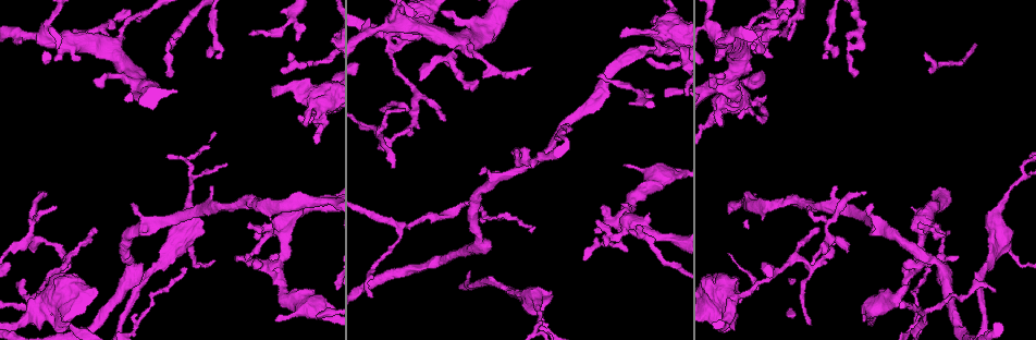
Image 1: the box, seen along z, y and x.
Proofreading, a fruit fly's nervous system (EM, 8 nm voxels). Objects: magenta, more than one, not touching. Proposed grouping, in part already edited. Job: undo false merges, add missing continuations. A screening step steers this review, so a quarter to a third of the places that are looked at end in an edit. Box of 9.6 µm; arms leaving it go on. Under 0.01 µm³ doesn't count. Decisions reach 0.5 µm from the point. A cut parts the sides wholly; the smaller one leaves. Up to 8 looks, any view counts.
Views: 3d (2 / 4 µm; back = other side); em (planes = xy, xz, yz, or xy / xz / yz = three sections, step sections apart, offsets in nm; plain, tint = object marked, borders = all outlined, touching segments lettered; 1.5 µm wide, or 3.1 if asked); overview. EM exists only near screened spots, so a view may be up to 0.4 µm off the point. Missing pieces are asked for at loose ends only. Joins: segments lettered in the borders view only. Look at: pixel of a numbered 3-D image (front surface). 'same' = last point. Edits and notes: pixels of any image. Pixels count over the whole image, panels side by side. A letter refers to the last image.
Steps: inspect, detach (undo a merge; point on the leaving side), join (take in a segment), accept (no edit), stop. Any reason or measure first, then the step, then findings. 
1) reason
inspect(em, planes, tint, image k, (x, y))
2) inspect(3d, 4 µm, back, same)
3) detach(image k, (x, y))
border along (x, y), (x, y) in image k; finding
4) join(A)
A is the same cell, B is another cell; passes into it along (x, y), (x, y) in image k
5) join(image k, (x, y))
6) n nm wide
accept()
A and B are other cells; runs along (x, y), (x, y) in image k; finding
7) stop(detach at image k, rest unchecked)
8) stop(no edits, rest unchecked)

side arm on a straight run
inspect(3d, 4 µm, image 1, (1019, 179))

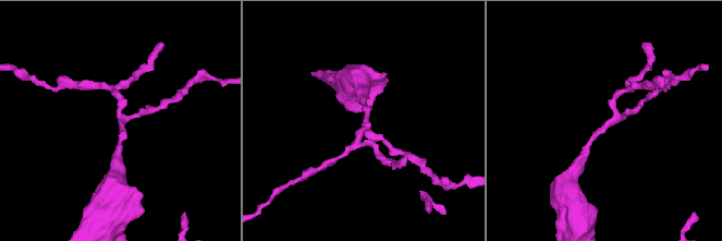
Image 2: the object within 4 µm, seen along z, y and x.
3 arms; need the tissue
inspect(em, yz, step 4, tint, image 2, (123, 124))

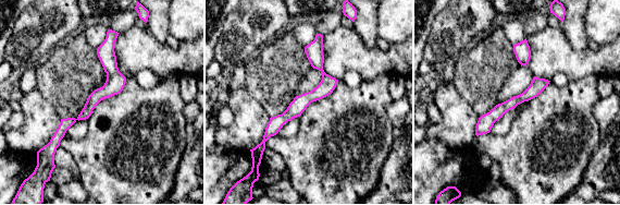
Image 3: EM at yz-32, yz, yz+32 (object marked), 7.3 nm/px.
inspect(em, planes, borders, same)

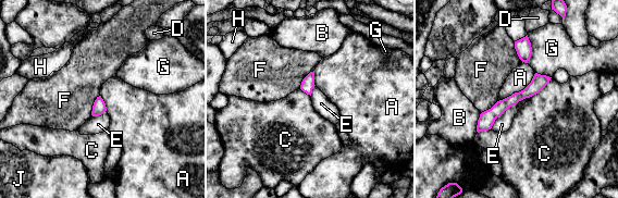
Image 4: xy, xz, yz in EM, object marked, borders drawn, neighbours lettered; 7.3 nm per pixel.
E touches over 380 nm
accept()
A, B, C, D, E, F, G, H and J are other cells; runs along (546, 78), (503, 104), (479, 128) in image 4; all the same cell

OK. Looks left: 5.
thin neck
inspect(3d, 2 µm, image 1, (669, 238))

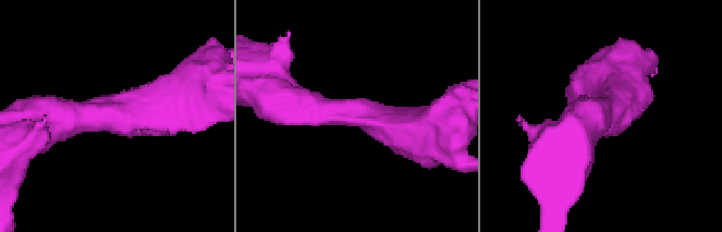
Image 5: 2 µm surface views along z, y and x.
arms of 360, 380 nm; shape alone is not enough
inspect(em, planes, borders, image 5, (118, 121))

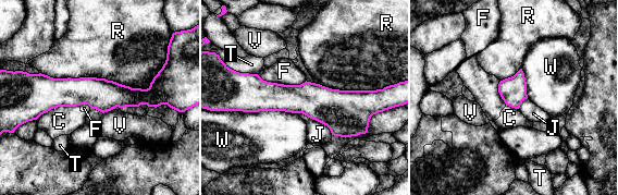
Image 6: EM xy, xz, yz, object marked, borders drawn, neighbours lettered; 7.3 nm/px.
200 nm wide
accept()
C, F, J, R, T, V and W are other cells; runs along (239, 93), (370, 104) in image 6; one cell here

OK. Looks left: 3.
free end
inspect(em, planes, borders, image 1, (54, 207))

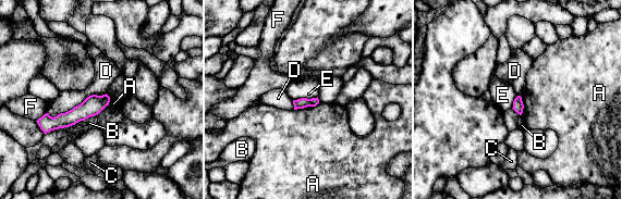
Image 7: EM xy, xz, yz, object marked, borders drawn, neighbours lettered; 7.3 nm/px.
accept()
A, B, C, D, E and F are other cells; runs along (107, 99), (66, 120), (40, 123) in image 7; none of them fits

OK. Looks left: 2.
stop(no edits, rest unchecked)

